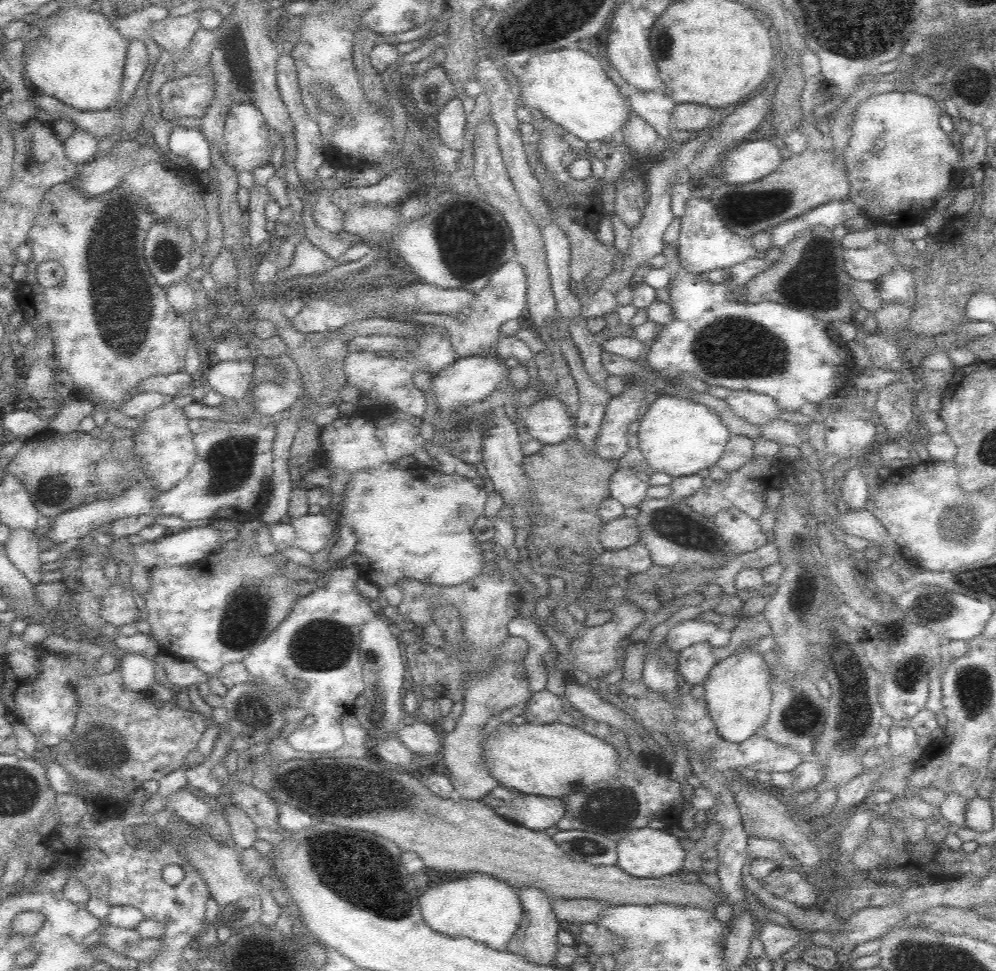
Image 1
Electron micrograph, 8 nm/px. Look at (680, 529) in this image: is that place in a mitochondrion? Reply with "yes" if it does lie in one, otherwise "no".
yes

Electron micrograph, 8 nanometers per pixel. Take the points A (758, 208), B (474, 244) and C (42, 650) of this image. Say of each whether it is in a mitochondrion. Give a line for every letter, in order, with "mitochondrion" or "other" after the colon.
A: mitochondrion
B: mitochondrion
C: other

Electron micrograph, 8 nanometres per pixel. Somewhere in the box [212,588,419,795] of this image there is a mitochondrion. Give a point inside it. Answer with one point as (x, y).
(320, 645)

